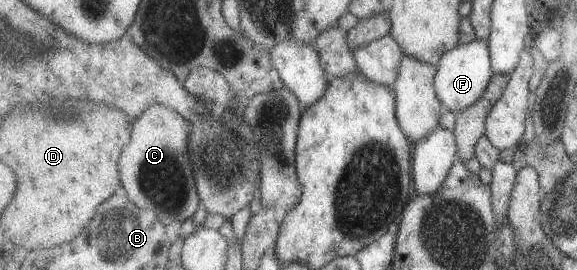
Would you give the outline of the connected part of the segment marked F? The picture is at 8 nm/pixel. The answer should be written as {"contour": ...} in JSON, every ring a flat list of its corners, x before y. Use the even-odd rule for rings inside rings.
{"contour":[[477,40,468,44,461,43,458,48,445,53,437,67,436,92,443,105,445,105,445,109,449,109,456,115,482,99,490,84,490,79,495,74,488,45,484,45]]}

